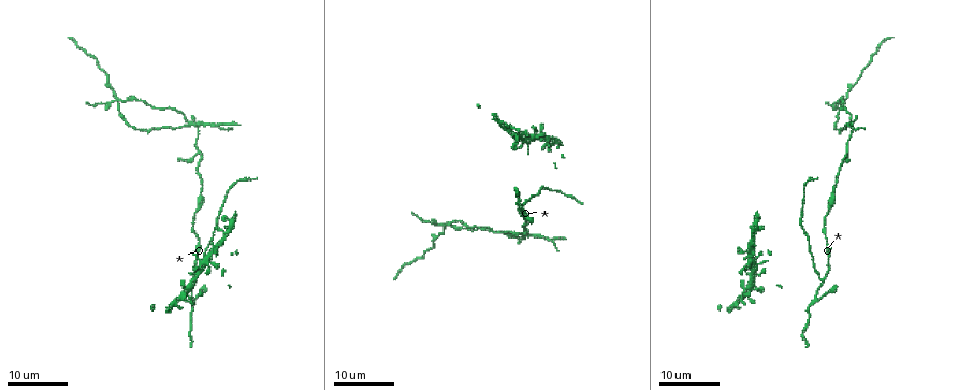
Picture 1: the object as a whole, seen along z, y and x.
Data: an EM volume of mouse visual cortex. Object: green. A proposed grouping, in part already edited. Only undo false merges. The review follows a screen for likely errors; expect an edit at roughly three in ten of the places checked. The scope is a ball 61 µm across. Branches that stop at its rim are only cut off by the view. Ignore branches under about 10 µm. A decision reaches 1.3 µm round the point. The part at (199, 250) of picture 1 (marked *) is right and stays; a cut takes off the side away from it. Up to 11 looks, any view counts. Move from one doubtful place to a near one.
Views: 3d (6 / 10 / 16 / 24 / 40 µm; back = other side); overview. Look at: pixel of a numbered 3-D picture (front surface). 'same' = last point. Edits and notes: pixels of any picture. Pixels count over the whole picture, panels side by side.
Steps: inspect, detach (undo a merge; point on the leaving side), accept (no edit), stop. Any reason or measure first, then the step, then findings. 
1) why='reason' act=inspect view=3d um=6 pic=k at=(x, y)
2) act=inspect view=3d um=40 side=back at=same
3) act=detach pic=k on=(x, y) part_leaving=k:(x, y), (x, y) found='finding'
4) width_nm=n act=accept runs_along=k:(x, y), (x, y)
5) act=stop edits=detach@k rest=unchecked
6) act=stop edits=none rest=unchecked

why='calibre changes' act=inspect view=3d um=16 pic=1 at=(542, 187)

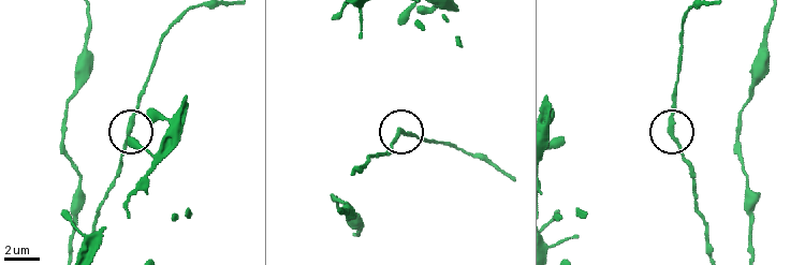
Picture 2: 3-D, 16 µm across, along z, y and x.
act=inspect view=3d um=10 pic=2 at=(674, 135)

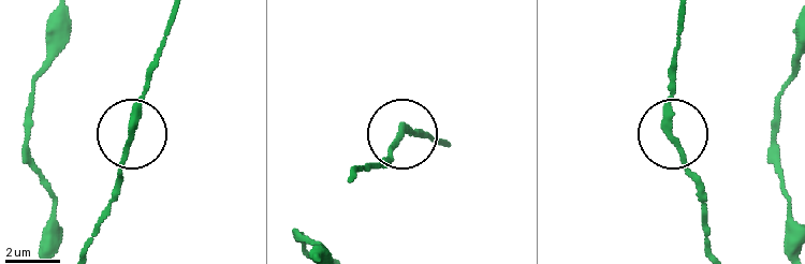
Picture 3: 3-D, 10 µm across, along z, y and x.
width_nm=240 act=accept runs_along=3:(85, 247), (113, 192), (132, 108), (150, 76) found='all the same neuron'

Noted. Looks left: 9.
why='calibre changes' act=inspect view=3d um=16 pic=1 at=(196, 208)

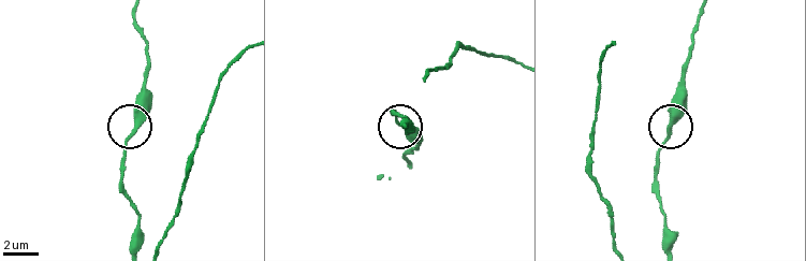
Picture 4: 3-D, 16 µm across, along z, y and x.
act=inspect view=3d um=6 pic=4 at=(135, 129)

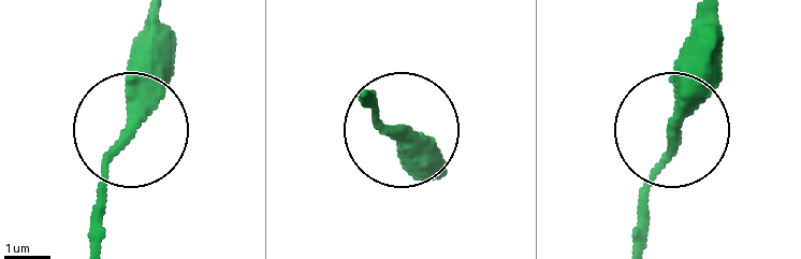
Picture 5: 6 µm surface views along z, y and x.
act=accept runs_along=5:(637, 243), (637, 197), (672, 128), (672, 82), (695, 12) found='all the same neuron'

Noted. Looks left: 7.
why='three-way junction' act=inspect view=3d um=16 pic=1 at=(845, 155)

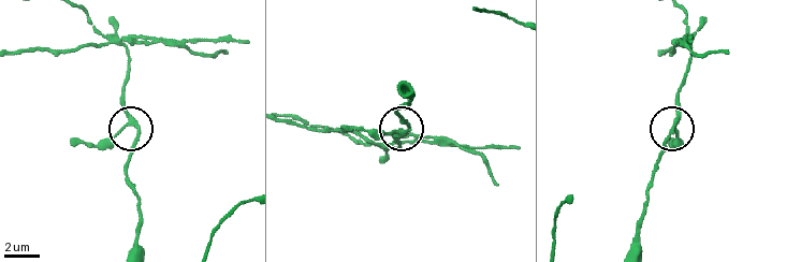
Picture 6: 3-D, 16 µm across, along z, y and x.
act=inspect view=3d um=10 pic=6 at=(408, 126)

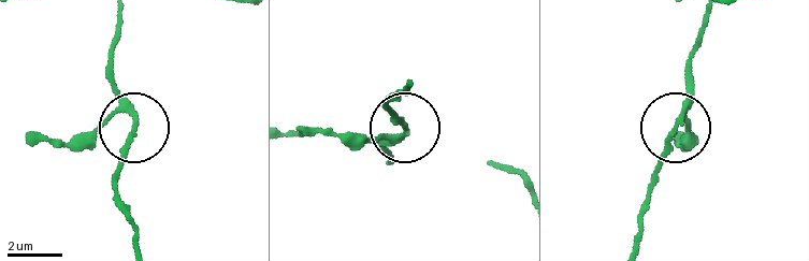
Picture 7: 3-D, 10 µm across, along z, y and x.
act=accept runs_along=7:(636, 242), (636, 221), (680, 117), (689, 71) found='one neuron here'

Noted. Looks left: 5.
why='four or more arms meet' act=inspect view=3d um=24 pic=1 at=(188, 122)

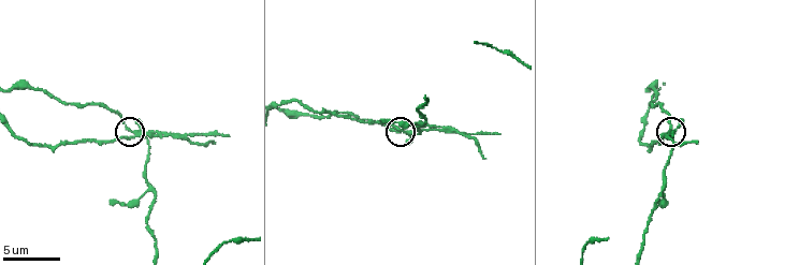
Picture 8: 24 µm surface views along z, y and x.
why='closer look' act=inspect view=3d um=10 pic=8 at=(131, 131)

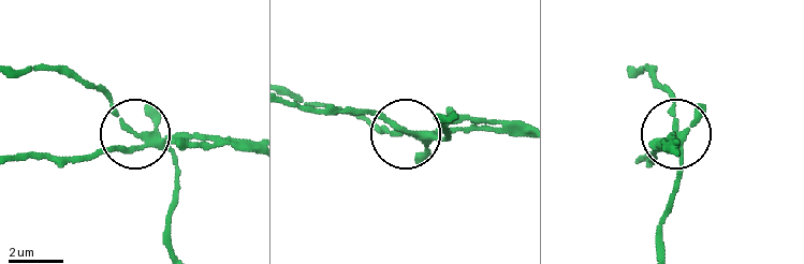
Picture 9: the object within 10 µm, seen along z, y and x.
act=inspect view=3d um=6 pic=9 at=(132, 134)

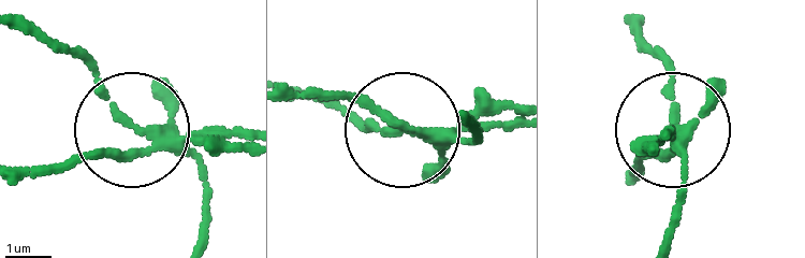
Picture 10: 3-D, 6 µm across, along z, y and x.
arms=4 act=detach pic=10 on=(234, 132) found='a second neuron is stuck on'

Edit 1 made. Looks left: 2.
why='a fork' act=inspect view=3d um=16 pic=1 at=(821, 279)

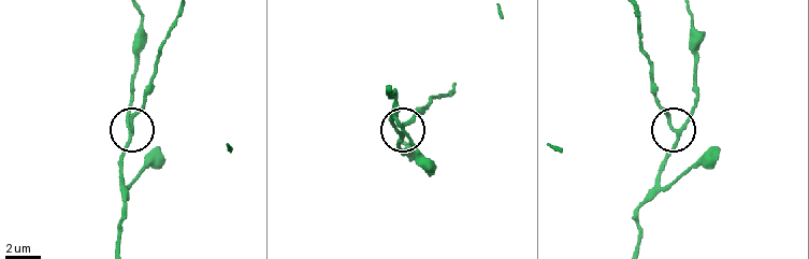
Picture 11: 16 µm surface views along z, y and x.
act=inspect view=3d um=10 pic=11 at=(130, 132)

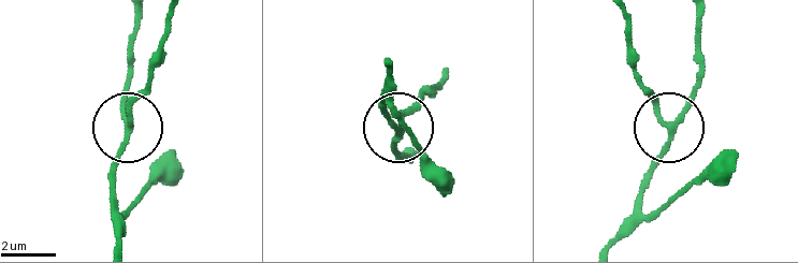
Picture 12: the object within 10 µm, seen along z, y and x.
arms=3 act=accept runs_along=12:(698, 16), (691, 99), (650, 187) found='continuous, no second neuron'

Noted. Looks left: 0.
act=stop edits=detach@10 rest=unchecked

